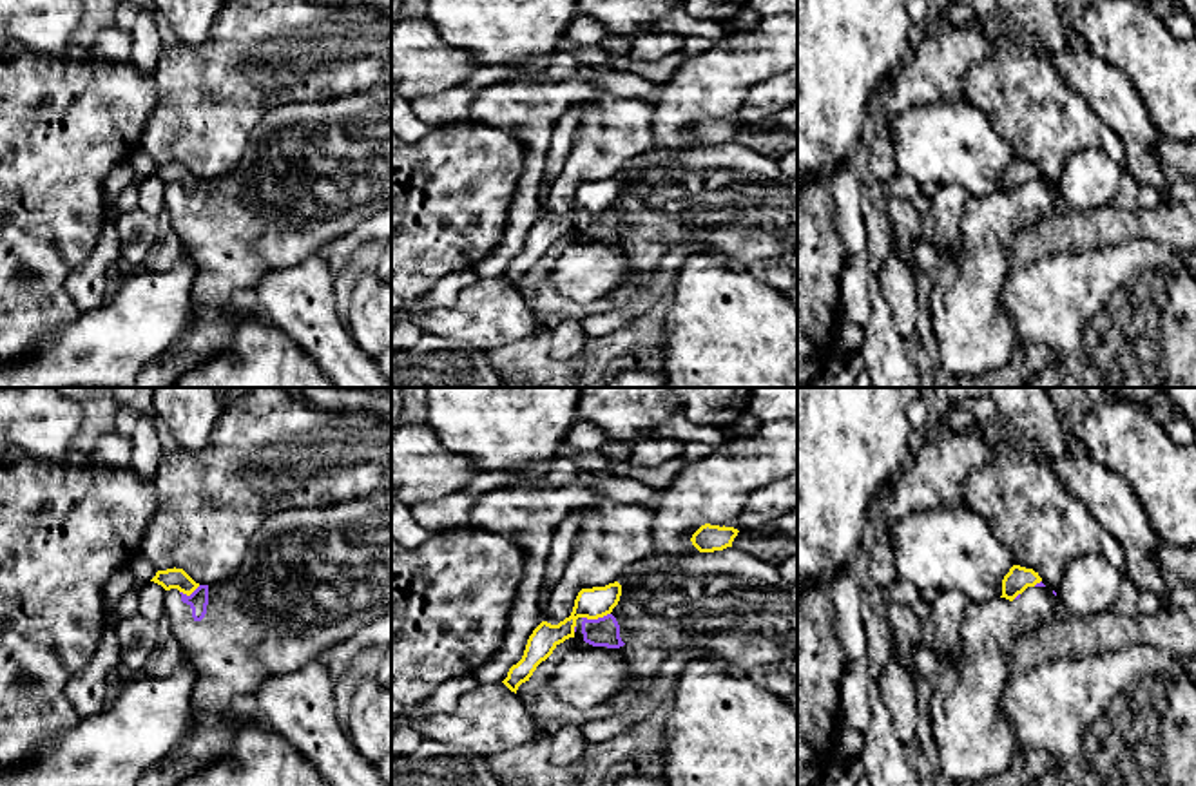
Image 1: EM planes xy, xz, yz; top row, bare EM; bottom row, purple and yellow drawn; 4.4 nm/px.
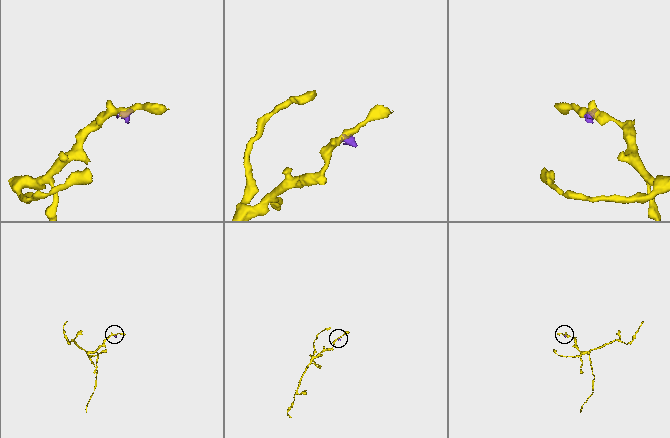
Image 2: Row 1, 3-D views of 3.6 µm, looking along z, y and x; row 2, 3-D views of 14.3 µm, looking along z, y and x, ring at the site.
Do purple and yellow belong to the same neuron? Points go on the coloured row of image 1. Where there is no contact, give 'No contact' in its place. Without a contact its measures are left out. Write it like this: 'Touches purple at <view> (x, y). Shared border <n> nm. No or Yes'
Touches purple at xz (595, 620). Shared border 130 nm. No

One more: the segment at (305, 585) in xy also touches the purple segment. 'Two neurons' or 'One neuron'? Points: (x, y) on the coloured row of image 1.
One neuron

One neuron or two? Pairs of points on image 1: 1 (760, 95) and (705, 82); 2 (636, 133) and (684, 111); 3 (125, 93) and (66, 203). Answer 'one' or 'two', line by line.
1: two
2: two
3: one

